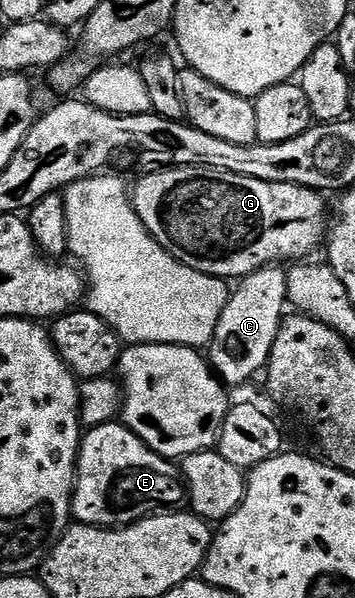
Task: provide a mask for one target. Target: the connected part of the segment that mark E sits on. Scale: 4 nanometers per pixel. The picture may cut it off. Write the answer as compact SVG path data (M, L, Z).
M105 423L83 434L72 500L72 515L77 522L90 527L126 527L149 515L173 512L187 499L179 464L148 449L125 423Z

